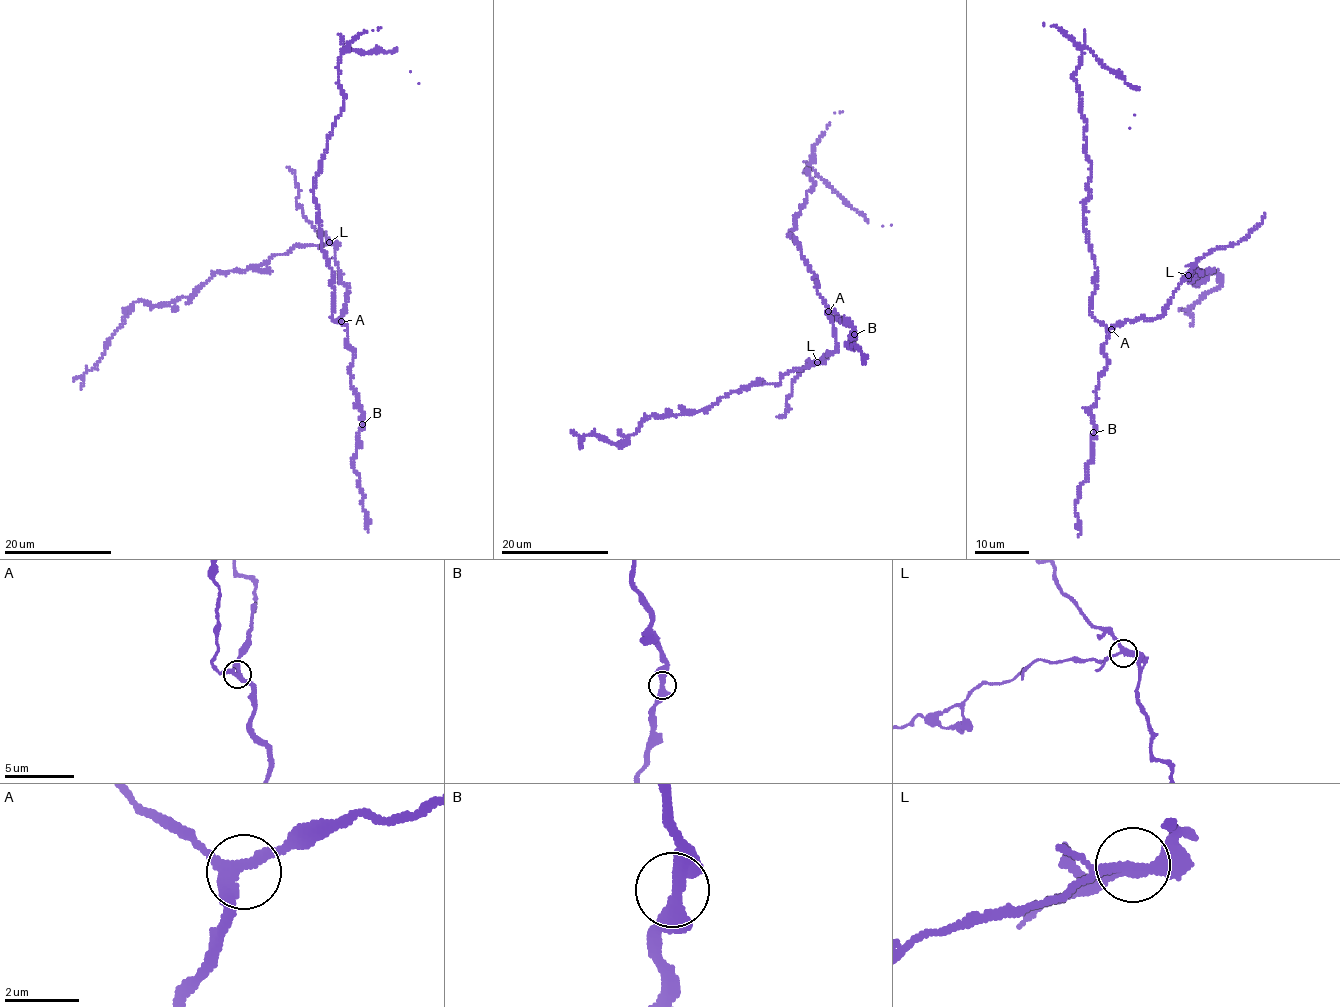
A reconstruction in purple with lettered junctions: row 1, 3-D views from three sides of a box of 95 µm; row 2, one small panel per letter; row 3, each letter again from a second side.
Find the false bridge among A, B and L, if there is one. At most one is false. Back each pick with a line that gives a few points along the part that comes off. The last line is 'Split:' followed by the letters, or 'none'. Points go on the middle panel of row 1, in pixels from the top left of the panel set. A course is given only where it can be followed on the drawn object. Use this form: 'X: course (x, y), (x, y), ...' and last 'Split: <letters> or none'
L: course (818, 362), (708, 408), (650, 415), (621, 447), (591, 434), (579, 447)
Split: L

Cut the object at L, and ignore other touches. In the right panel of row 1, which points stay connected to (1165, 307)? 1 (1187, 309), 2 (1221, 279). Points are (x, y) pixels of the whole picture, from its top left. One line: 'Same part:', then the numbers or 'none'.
Same part: none

